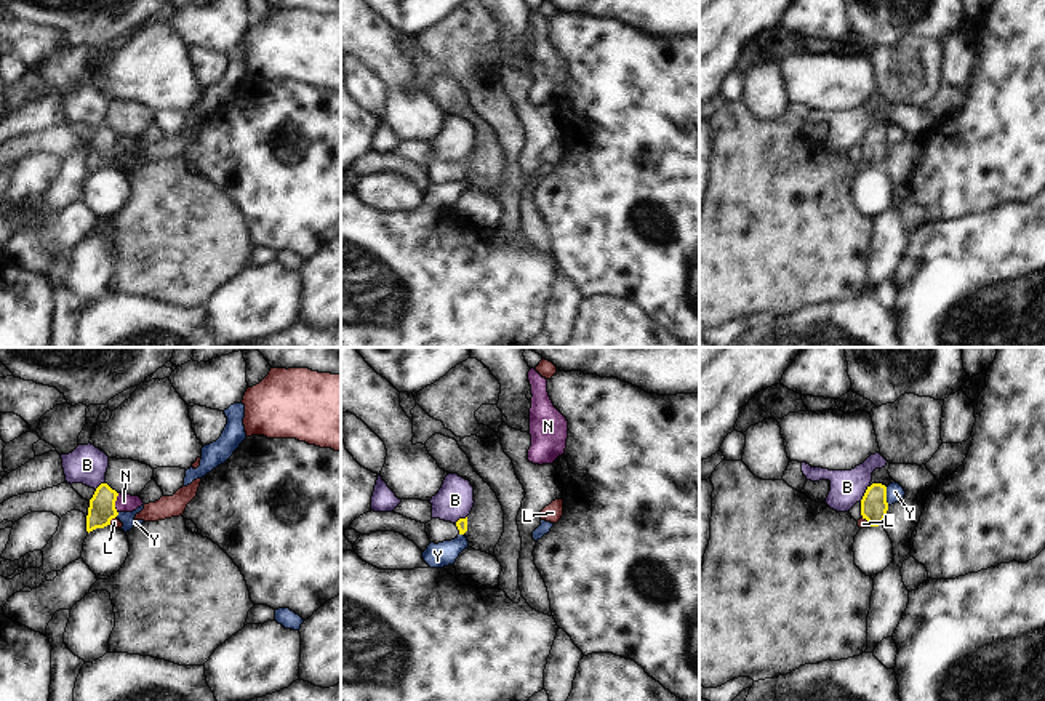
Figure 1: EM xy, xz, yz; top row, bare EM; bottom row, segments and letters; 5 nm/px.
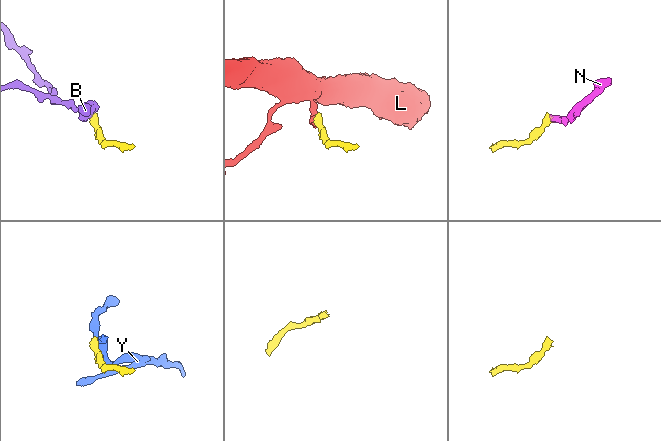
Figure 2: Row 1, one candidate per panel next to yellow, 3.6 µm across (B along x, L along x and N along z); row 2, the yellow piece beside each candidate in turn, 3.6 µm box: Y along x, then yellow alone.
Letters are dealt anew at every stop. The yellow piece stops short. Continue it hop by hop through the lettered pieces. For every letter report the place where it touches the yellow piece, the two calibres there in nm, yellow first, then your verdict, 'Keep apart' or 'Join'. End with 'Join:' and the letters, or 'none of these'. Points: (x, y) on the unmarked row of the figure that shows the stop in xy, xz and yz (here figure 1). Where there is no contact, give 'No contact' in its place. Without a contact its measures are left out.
B: Touches yellow at yz (864, 135). Thickness 140 nm (yellow) against 180 nm. Keep apart
L: Touches yellow at xy (111, 160). Thickness 140 nm (yellow) against 50 nm. Keep apart
N: Touches yellow at xy (114, 144). Thickness 140 nm (yellow) against 100 nm. Join
Y: Touches yellow at yz (885, 138). Thickness 140 nm (yellow) against 90 nm. Keep apart
Join: N

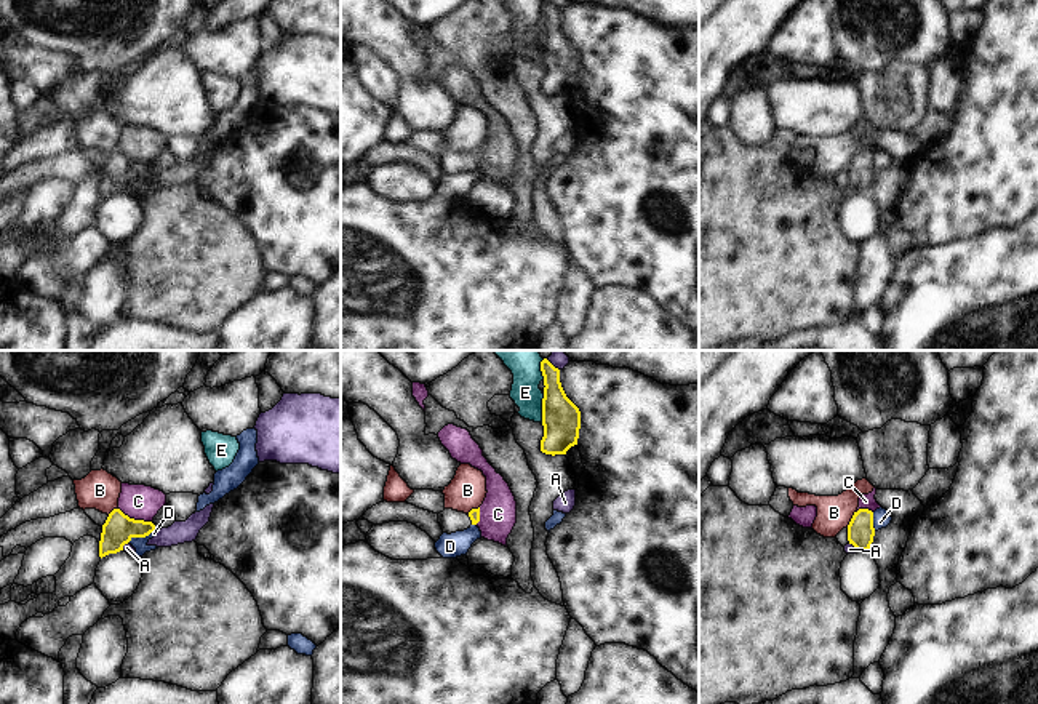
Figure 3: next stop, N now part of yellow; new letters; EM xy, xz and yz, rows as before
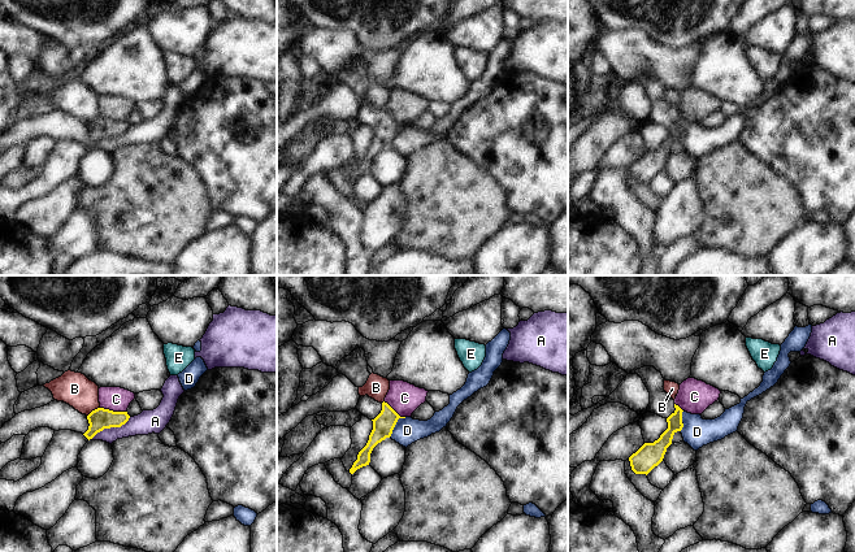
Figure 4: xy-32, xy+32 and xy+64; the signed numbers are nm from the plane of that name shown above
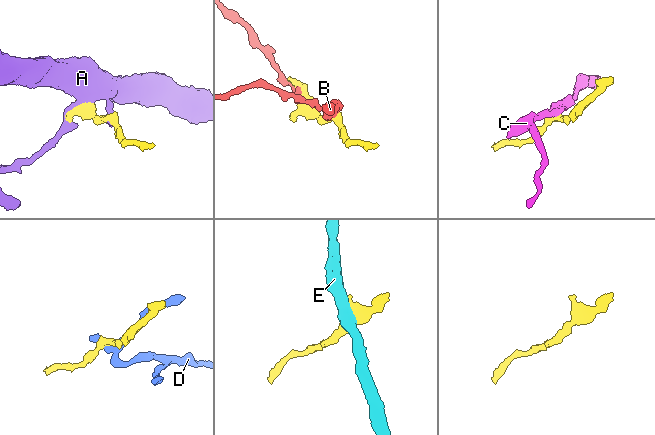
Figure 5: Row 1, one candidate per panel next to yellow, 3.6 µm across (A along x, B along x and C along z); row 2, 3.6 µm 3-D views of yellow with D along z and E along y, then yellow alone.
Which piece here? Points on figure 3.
A: Touches yellow at xz (550, 5). Thickness 170 nm (yellow) against 60 nm. Keep apart
B: Touches yellow at yz (851, 160). Thickness 140 nm (yellow) against 180 nm. Keep apart
C: Touches yellow at xy (133, 160). Thickness 160 nm (yellow) against 180 nm. Keep apart
D: Touches yellow at xy (141, 178). Thickness 160 nm (yellow) against 70 nm. Keep apart
E: Touches yellow at xz (542, 50). Thickness 190 nm (yellow) against 150 nm. Keep apart
Join: none of these

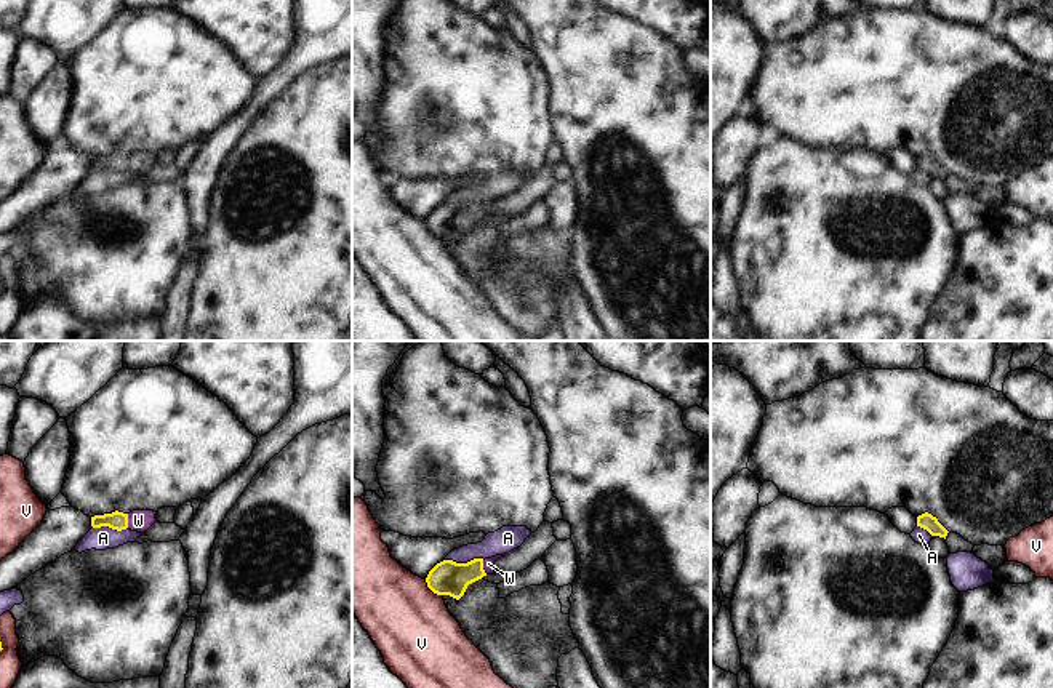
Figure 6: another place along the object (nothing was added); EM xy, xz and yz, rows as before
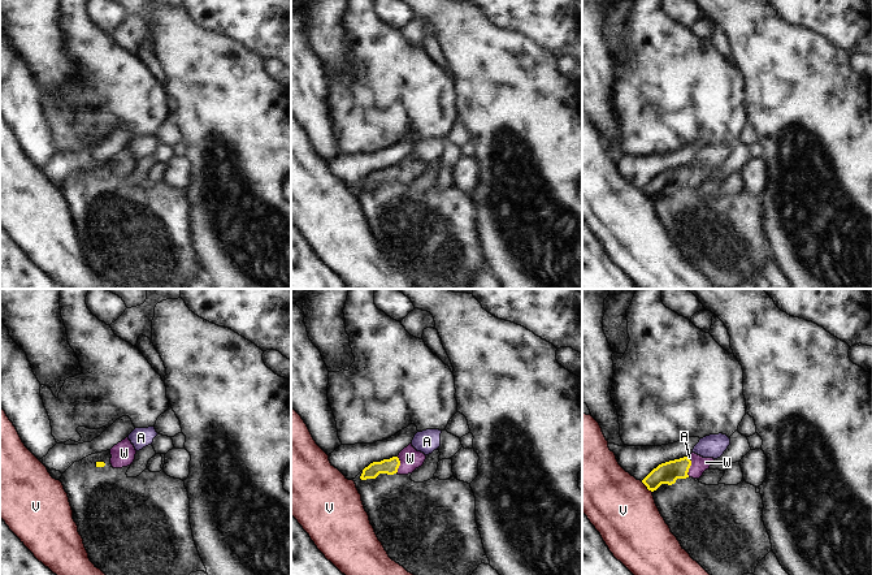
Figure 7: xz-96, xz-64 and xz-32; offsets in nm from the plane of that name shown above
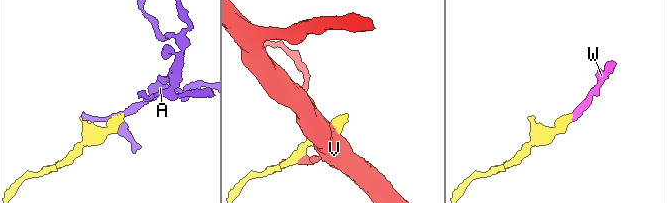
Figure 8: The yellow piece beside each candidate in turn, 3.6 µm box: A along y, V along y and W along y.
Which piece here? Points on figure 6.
A: Touches yellow at xz (464, 205). Thickness 180 nm (yellow) against 120 nm. Keep apart
V: Touches yellow at xz (432, 232). Thickness 180 nm (yellow) against 400 nm. Keep apart
W: Touches yellow at xy (127, 162). Thickness 100 nm (yellow) against 110 nm. Join
Join: W

